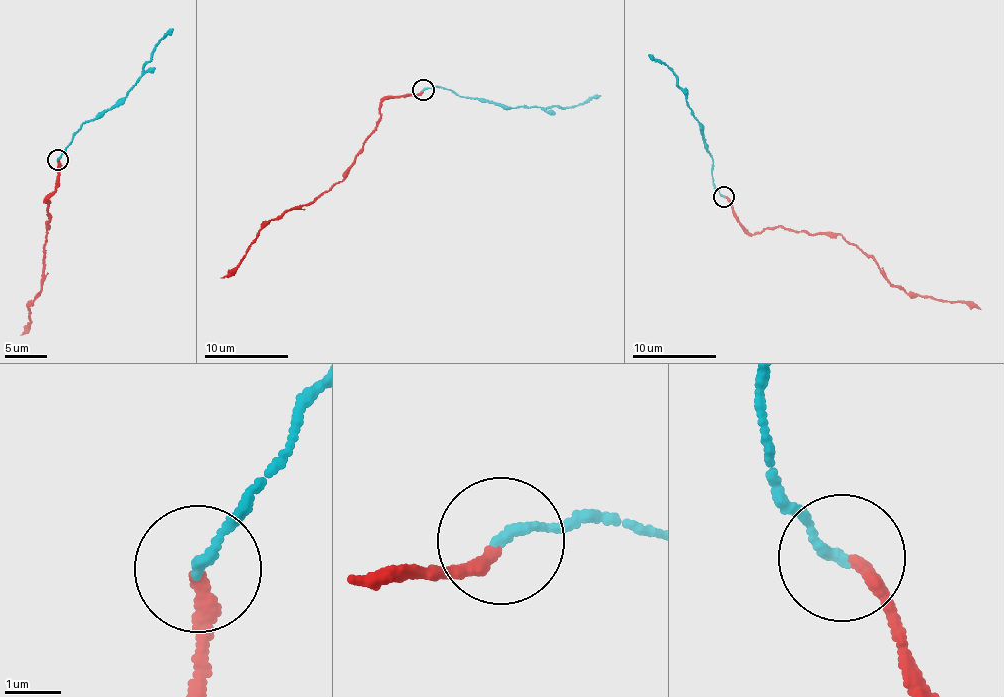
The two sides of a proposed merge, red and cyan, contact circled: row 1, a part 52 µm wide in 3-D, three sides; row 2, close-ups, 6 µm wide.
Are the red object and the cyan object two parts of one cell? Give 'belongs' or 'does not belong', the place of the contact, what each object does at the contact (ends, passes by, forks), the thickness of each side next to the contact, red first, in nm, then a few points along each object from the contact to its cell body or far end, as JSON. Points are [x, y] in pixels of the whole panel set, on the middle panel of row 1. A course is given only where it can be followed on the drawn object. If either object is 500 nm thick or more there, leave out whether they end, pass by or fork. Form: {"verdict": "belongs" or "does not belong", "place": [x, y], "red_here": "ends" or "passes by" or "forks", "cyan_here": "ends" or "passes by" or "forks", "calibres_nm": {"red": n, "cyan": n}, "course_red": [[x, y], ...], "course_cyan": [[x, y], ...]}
{"verdict": "belongs", "place": [423, 90], "red_here": "ends", "cyan_here": "ends", "calibres_nm": {"red": 240, "cyan": 170}, "course_red": [[423, 91], [383, 101], [373, 133], [343, 179], [310, 203], [286, 211], [266, 222], [230, 273], [221, 277]], "course_cyan": [[423, 89], [452, 90], [465, 97], [481, 97], [510, 108], [568, 108], [600, 95]]}

